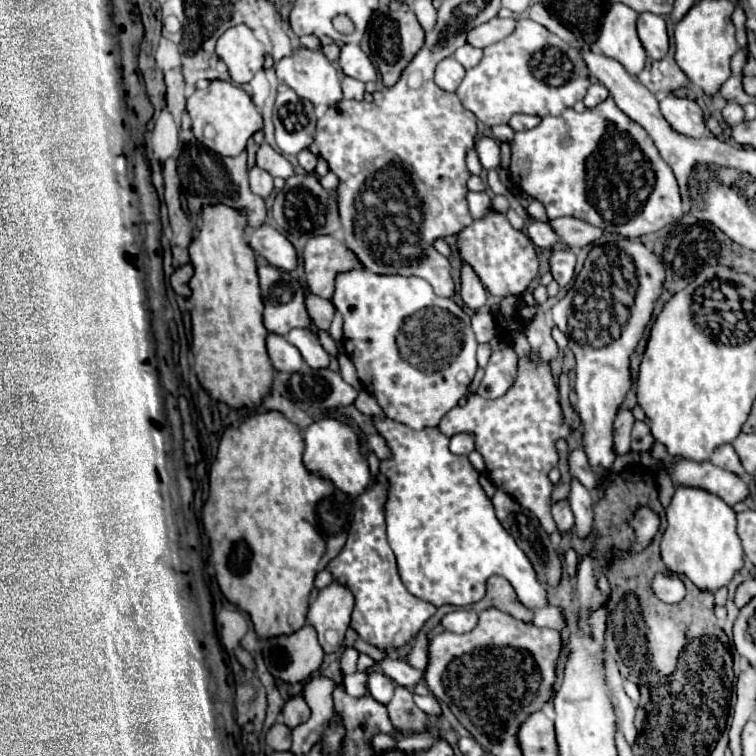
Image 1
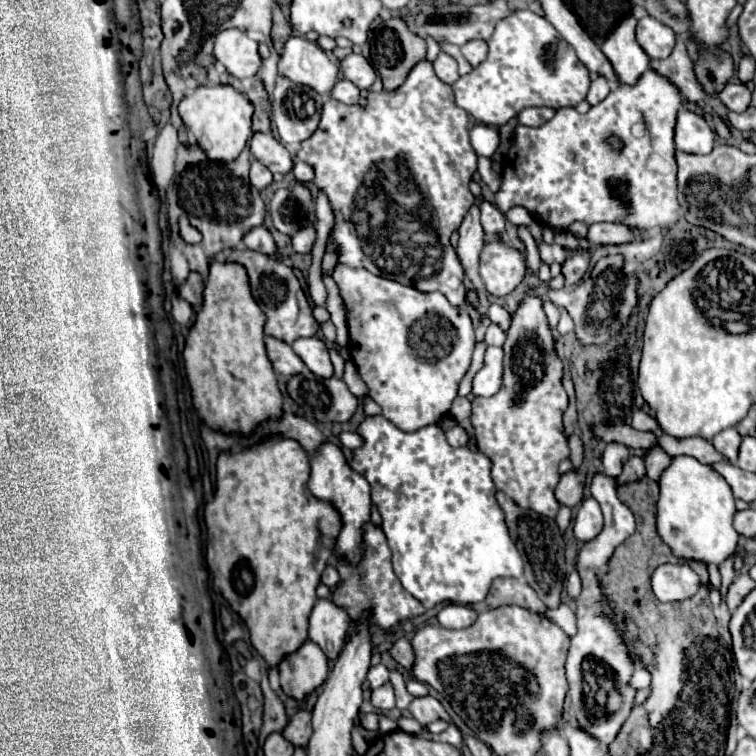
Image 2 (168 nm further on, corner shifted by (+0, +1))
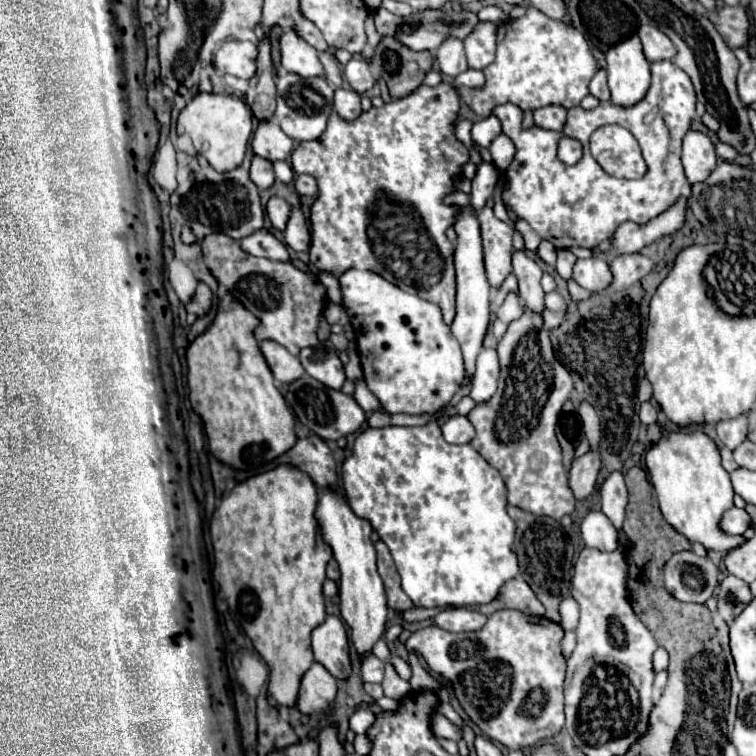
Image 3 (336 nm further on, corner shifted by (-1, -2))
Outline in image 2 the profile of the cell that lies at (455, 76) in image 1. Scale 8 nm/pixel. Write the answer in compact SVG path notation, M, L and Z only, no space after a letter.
M446 52L438 54L438 58L434 60L434 70L436 70L436 76L446 84L454 84L458 80L458 64Z

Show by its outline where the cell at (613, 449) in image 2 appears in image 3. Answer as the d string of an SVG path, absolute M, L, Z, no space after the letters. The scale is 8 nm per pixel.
M613 471L601 485L601 511L611 519L611 523L621 529L627 505L627 487L621 471Z

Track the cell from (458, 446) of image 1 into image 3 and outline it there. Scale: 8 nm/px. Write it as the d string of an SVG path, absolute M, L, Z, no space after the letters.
M461 415L451 417L451 419L441 427L441 431L443 431L445 441L447 441L447 443L453 443L453 445L469 443L469 441L473 439L473 435L475 435L475 429L471 427L469 419L467 419L467 417L461 417Z

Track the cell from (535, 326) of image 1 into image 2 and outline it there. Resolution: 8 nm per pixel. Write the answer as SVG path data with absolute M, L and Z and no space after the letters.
M548 298L544 300L544 312L546 312L546 316L548 316L550 328L556 328L556 324L558 324L558 320L560 320L560 310L558 310Z

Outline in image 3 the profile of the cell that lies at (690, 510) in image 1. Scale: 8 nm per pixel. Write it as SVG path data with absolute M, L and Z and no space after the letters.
M669 433L647 451L647 471L655 485L661 513L675 531L691 543L701 543L709 551L731 551L743 545L743 537L727 535L719 527L719 519L733 507L733 487L727 471L721 467L717 445L703 433Z

